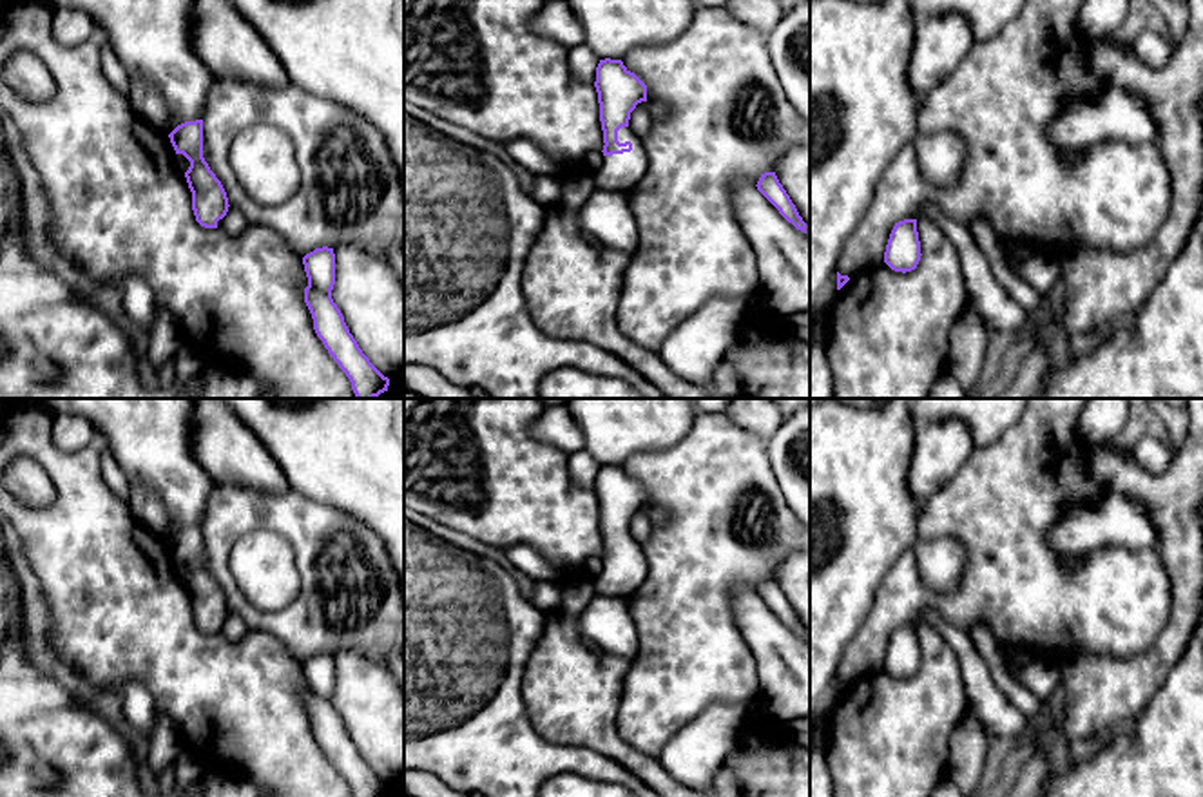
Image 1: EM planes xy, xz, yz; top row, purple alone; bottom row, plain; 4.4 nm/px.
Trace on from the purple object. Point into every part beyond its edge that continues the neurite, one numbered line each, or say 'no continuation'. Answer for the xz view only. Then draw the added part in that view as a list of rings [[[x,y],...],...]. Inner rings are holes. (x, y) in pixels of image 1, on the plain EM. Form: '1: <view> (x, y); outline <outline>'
1: xz (620, 578); outline [[[621,533],[618,536],[618,547],[630,547],[632,556],[603,562],[602,574],[592,580],[594,594],[629,598],[645,581],[649,563],[643,547],[632,538],[630,533]]]

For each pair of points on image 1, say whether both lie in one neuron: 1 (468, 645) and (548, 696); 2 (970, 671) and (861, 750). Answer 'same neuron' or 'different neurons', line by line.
1: different neurons
2: different neurons

